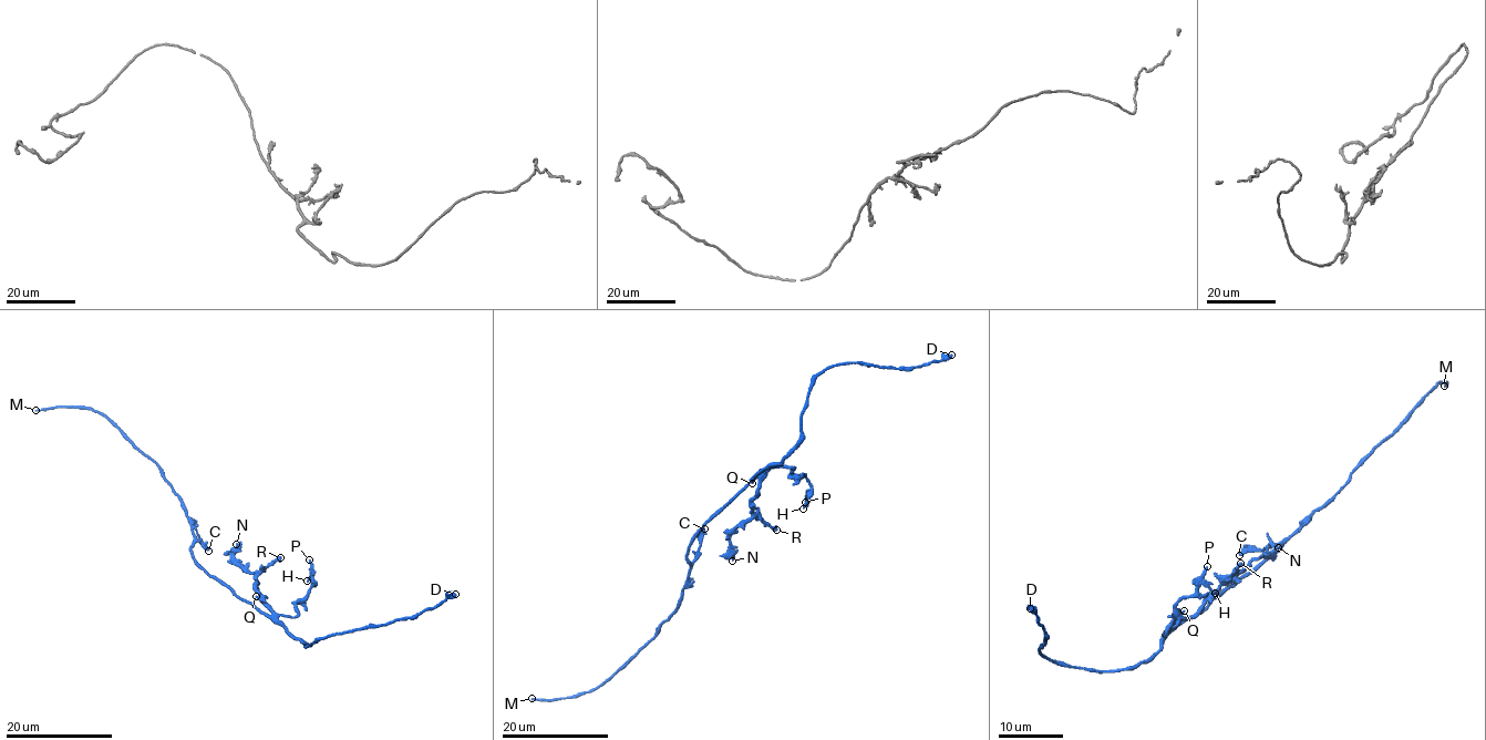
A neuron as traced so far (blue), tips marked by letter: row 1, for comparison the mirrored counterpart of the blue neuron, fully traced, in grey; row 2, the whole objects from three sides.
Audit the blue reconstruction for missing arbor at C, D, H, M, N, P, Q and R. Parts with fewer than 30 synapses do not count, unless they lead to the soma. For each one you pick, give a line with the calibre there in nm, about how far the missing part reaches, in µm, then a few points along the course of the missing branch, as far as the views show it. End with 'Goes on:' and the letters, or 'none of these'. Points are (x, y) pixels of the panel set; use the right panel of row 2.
M: 130 nm | 100 µm | (1444, 386), (1422, 434), (1389, 471), (1371, 521), (1223, 676), (1215, 676), (1223, 665), (1217, 649), (1250, 626)
Goes on: M

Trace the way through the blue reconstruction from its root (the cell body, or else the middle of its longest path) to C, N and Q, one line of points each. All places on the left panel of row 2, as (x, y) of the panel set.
C: (223, 583), (193, 558), (191, 546), (198, 541), (208, 551)
N: (223, 583), (240, 598), (268, 616), (272, 615), (255, 587), (255, 574), (234, 557), (236, 544)
Q: (223, 583), (240, 598), (270, 616), (272, 612), (256, 596)

